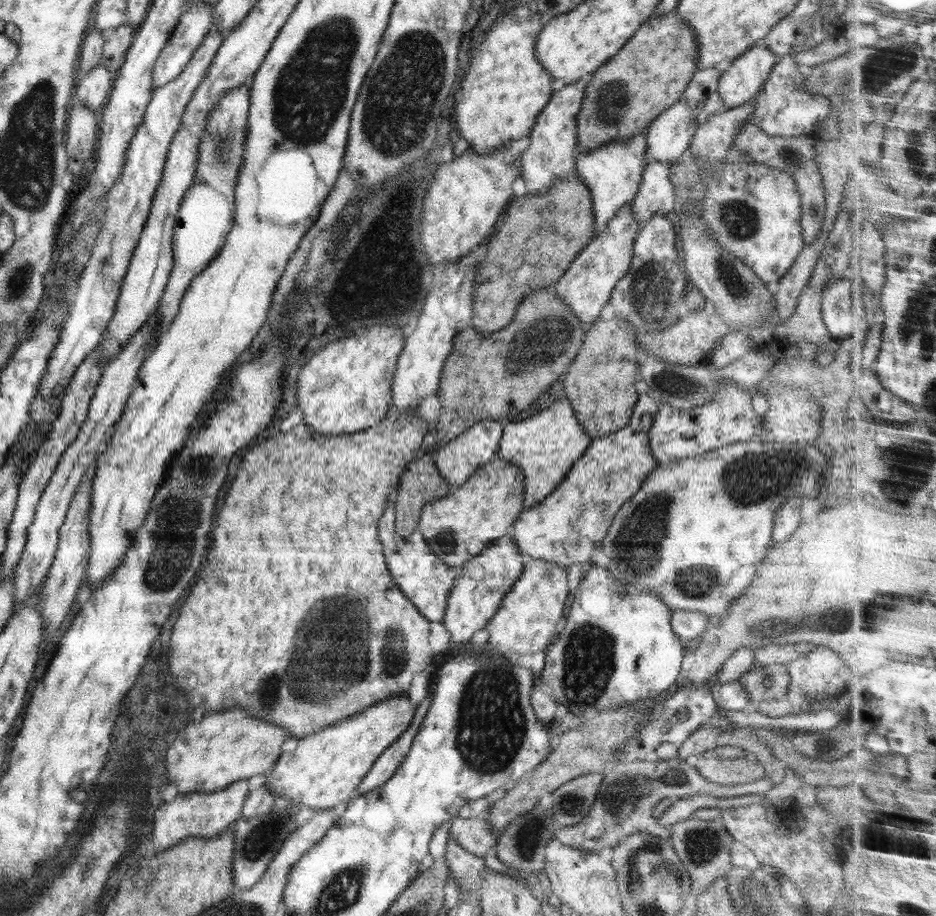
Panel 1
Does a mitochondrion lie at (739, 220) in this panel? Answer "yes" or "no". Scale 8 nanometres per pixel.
yes

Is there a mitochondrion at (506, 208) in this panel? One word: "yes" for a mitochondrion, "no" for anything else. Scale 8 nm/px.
no

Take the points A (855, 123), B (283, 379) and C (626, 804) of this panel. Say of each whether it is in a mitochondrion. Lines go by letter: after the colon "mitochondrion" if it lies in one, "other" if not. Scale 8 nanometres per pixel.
A: other
B: other
C: mitochondrion

